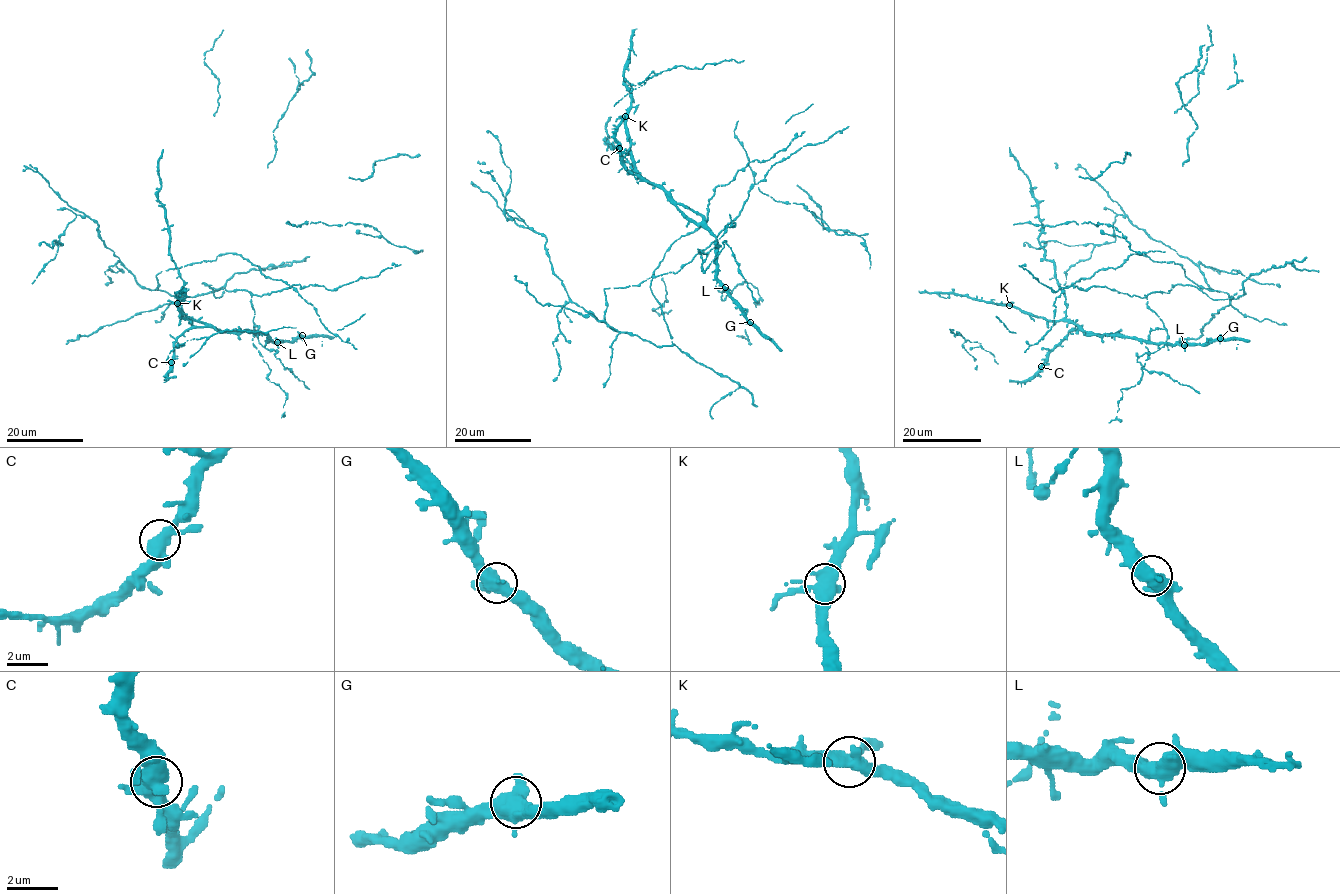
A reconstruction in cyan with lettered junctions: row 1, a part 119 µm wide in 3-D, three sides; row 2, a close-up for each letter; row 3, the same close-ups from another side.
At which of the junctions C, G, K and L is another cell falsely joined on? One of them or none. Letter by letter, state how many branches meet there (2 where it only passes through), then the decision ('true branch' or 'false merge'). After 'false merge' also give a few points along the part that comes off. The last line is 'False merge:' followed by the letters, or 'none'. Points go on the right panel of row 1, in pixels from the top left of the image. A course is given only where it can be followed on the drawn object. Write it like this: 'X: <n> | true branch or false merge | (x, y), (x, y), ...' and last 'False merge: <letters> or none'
C: 4 | true branch
G: 4 | true branch
K: 4 | true branch
L: 4 | true branch
False merge: none

